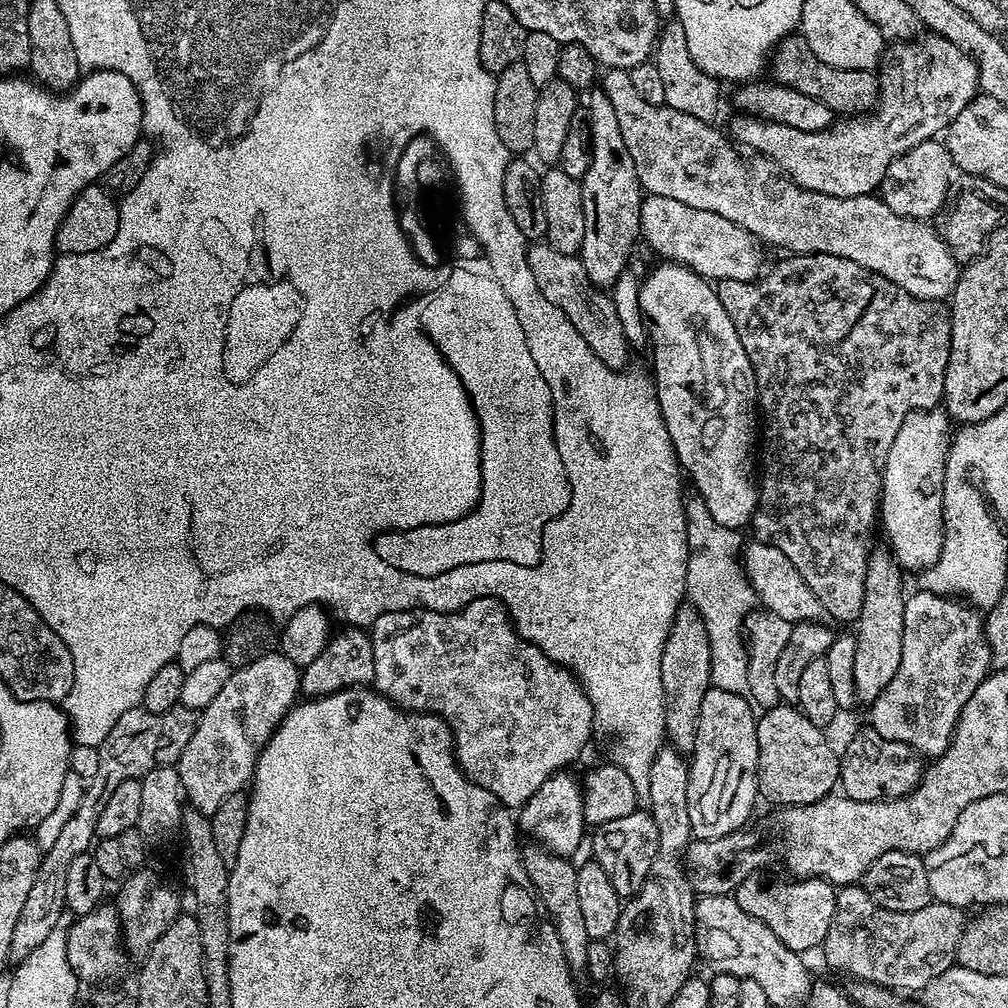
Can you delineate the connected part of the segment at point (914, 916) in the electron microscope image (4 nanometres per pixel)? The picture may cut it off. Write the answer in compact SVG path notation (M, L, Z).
M844 886L836 893L836 909L830 922L830 930L822 945L822 953L832 968L849 972L849 977L869 980L893 990L916 988L923 990L938 974L956 964L956 951L966 927L963 911L949 904L930 903L922 910L895 912L886 910L863 886Z

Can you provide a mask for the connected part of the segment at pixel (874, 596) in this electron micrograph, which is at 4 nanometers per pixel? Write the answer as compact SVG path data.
M887 550L869 551L862 610L854 625L856 649L854 650L854 678L852 685L856 699L864 706L870 706L890 684L890 678L897 673L902 656L902 630L904 629L904 580L900 566Z

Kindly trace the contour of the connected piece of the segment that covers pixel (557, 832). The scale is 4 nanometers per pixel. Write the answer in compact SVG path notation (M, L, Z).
M571 771L555 772L518 810L518 828L528 835L529 841L543 844L554 854L569 858L578 850L578 842L586 835L584 823L584 794L581 785L571 776Z

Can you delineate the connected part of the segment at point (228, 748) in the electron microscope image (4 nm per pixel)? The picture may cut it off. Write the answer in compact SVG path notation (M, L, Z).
M277 650L266 654L266 658L258 658L258 662L250 662L250 666L242 666L230 674L230 682L222 686L221 692L199 713L197 729L193 737L182 751L178 763L175 765L180 775L180 787L187 803L195 811L211 818L222 802L235 792L243 792L249 787L252 775L256 773L256 763L262 750L270 742L285 714L297 703L300 692L301 669L291 660L284 657L283 652Z

